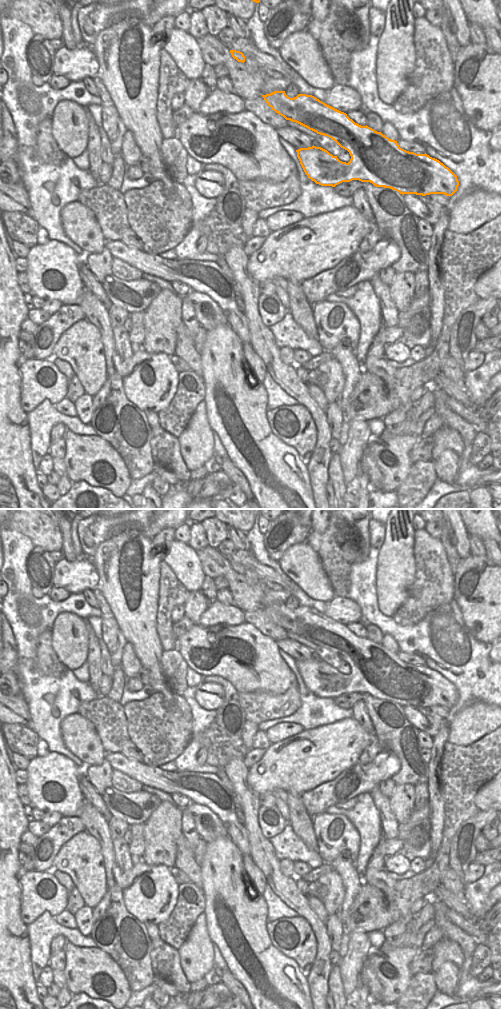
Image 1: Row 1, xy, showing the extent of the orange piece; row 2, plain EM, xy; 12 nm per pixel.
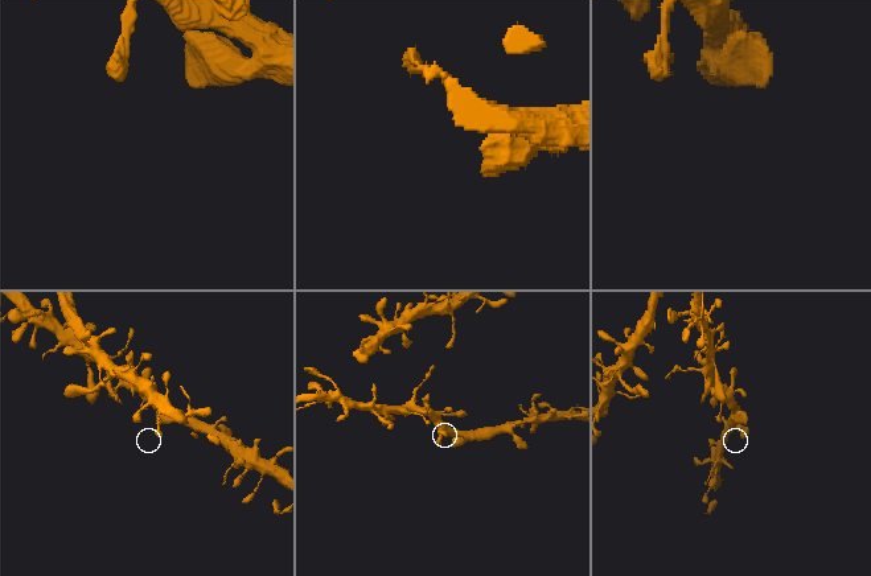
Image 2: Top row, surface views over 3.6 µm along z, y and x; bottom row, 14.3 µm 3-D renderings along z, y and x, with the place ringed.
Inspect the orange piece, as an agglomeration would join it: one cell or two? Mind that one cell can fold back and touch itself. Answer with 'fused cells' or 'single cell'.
single cell

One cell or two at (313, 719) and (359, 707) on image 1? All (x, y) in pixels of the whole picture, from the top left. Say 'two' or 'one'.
two

